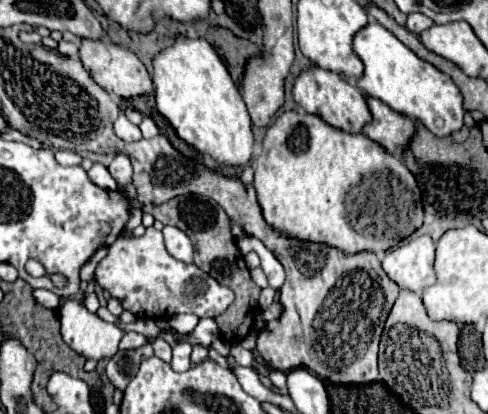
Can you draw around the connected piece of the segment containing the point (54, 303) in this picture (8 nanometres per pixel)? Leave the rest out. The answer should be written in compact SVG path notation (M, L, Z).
M35 290L33 296L35 296L35 300L37 300L41 306L57 312L57 308L59 308L59 296L57 296L57 294L53 294L53 292L49 292L49 290Z

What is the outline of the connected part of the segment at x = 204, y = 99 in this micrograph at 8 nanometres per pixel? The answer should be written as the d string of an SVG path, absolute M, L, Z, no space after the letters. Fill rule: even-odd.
M177 34L173 44L165 46L157 56L153 56L153 96L157 110L171 122L179 138L195 146L201 154L211 154L215 160L225 164L247 164L251 160L255 140L245 102L239 96L239 90L231 80L225 64L205 38L187 38Z

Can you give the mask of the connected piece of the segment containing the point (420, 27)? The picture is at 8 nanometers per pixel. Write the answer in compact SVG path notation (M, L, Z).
M413 12L413 14L409 14L405 26L407 26L409 32L413 32L413 34L421 34L423 30L427 30L427 28L433 26L433 20L431 20L429 16L423 16L421 12Z

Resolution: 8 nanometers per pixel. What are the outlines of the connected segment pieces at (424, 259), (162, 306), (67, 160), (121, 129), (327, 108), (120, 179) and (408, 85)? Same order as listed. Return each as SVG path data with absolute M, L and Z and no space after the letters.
M429 236L409 238L387 250L383 256L383 270L399 288L421 292L435 282L433 258L435 242Z
M147 228L141 238L115 240L115 244L109 246L109 254L97 264L95 282L103 290L109 290L109 294L137 318L167 320L179 312L191 312L199 318L217 318L235 300L231 288L207 276L207 272L195 264L175 260L165 250L163 234L155 228Z
M59 150L59 152L55 152L55 158L57 158L57 162L63 164L63 166L75 166L75 164L81 164L81 160L83 160L77 152L69 152L69 150Z
M119 114L117 122L115 122L115 134L117 134L121 140L125 140L125 142L135 142L135 140L141 140L141 138L143 138L139 126L131 124L131 122L125 118L125 114Z
M311 66L307 70L303 70L299 74L299 78L295 80L295 86L293 86L293 98L295 102L309 114L317 114L321 116L327 124L339 128L339 130L345 130L345 132L361 132L365 122L371 120L371 112L367 108L367 100L365 100L365 94L349 84L347 80L343 80L339 74L331 72L331 70L323 70L319 66Z
M125 154L115 156L115 160L109 164L109 174L117 180L117 184L129 184L131 176L133 176L131 160Z
M369 18L369 24L355 34L353 48L365 66L363 76L357 80L365 94L383 100L395 112L421 120L435 136L449 136L463 126L463 98L453 80L421 60L375 18Z

